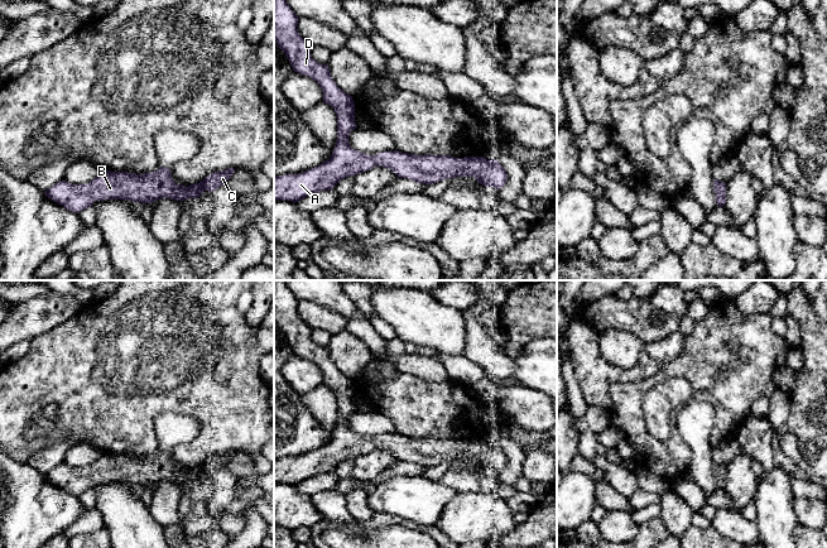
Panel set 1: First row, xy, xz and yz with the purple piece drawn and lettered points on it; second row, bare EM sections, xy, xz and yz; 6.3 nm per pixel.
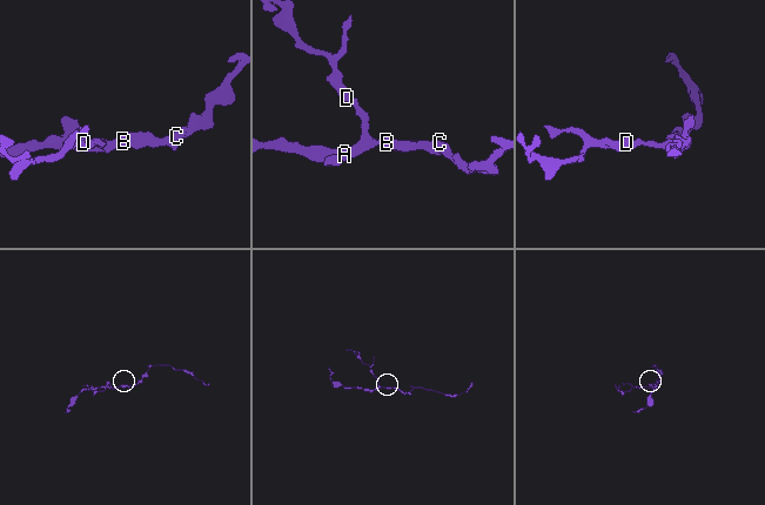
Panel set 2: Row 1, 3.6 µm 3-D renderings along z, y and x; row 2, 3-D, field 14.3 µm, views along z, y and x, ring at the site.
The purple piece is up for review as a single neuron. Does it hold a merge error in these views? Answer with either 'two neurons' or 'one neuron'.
one neuron

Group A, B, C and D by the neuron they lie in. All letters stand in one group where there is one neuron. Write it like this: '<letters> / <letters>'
A B C D

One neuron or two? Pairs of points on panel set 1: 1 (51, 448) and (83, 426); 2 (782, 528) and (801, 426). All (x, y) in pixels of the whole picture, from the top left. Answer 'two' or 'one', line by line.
1: two
2: two

